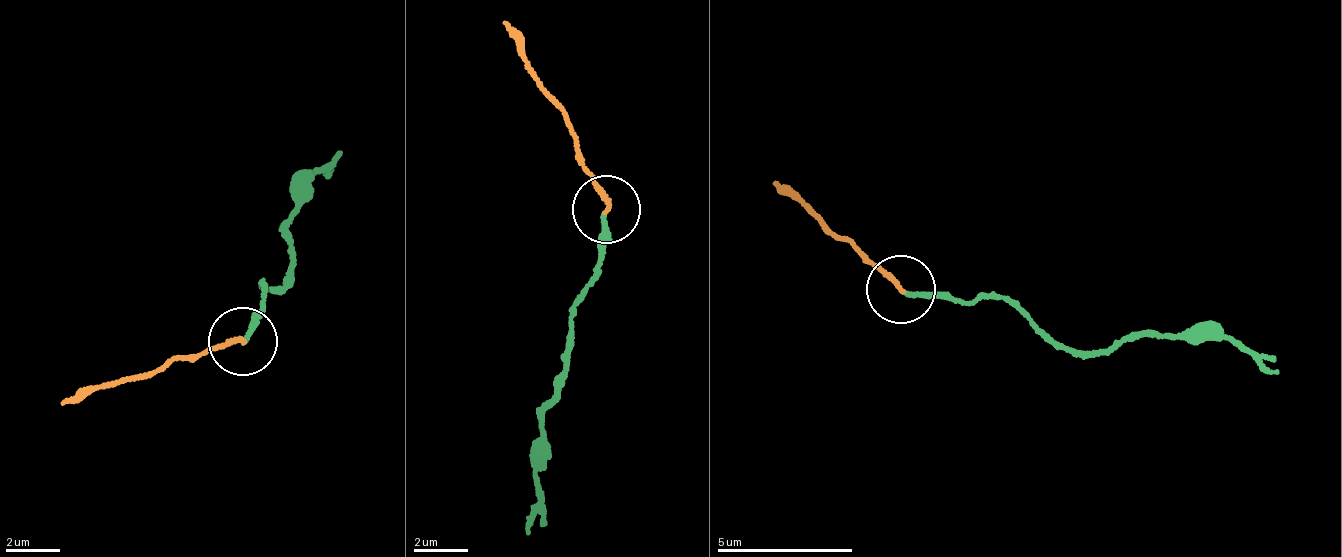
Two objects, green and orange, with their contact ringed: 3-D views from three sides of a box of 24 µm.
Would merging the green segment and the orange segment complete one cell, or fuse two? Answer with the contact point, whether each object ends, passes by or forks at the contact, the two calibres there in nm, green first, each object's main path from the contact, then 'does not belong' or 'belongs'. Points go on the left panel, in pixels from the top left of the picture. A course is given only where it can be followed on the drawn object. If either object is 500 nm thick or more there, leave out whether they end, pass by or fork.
place (242, 341); green ends; orange ends; calibres 150 and 200 nm; course green (245, 345), (266, 309), (263, 279), (287, 279), (298, 266), (286, 226), (294, 201), (321, 167), (334, 167); course orange (245, 339), (62, 404); does not belong

